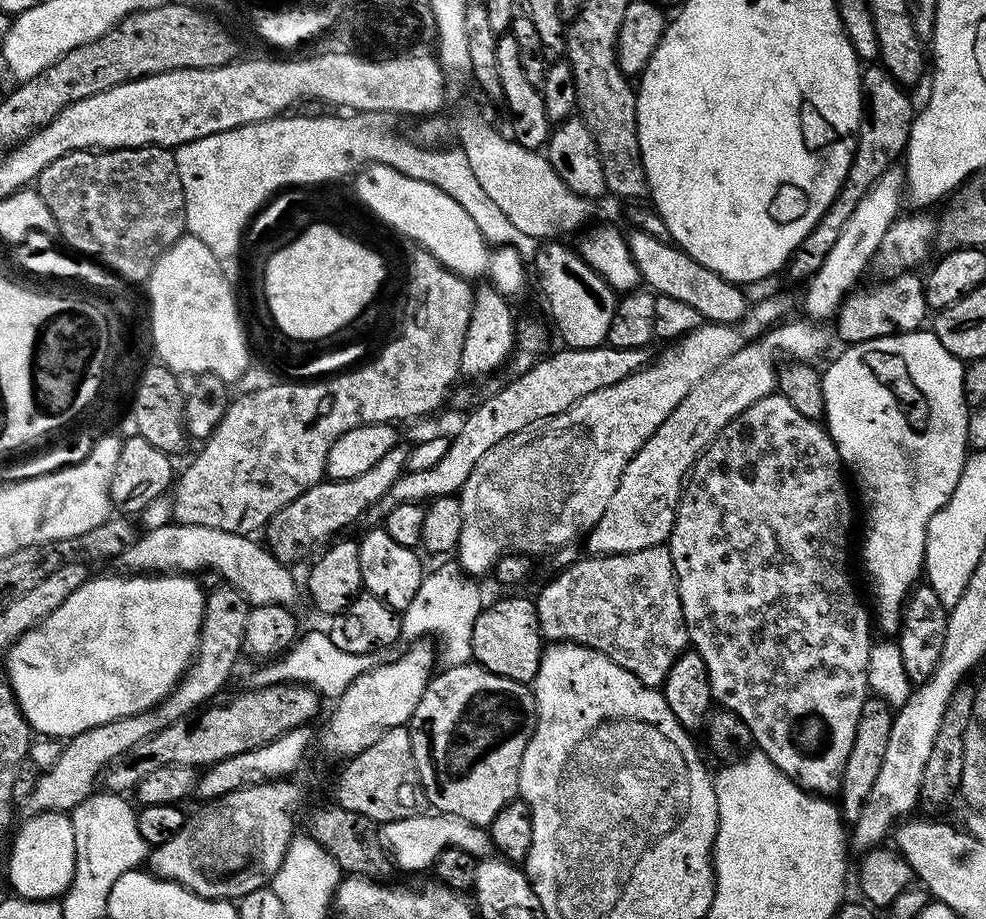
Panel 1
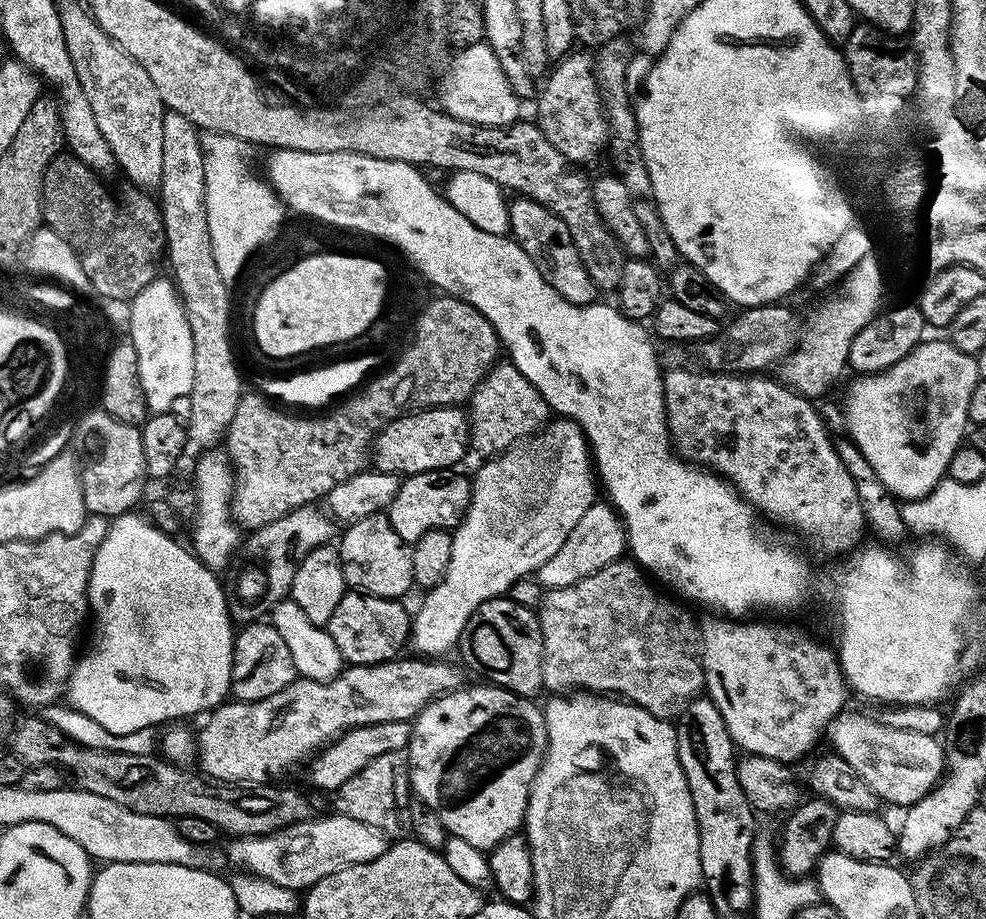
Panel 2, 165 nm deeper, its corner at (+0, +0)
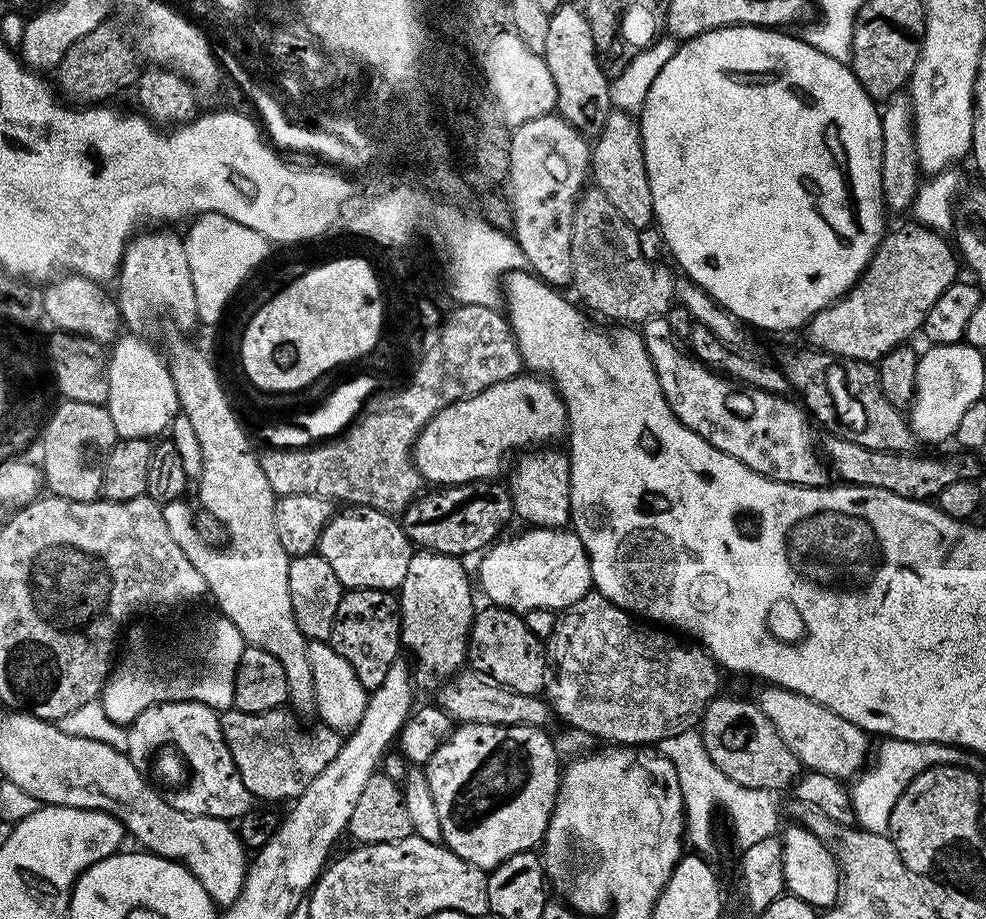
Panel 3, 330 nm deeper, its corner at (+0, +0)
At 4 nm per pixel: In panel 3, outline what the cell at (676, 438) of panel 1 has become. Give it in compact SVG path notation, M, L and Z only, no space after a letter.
M534 527L524 531L528 532L493 543L479 557L478 588L488 595L489 605L521 614L539 608L563 610L593 591L590 558L576 531Z

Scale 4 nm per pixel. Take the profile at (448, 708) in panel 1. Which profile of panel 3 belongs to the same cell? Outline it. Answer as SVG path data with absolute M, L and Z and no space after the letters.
M460 724L453 727L426 765L445 848L476 868L491 870L514 854L533 851L543 841L562 779L560 756L546 733L544 728L535 728L533 724Z

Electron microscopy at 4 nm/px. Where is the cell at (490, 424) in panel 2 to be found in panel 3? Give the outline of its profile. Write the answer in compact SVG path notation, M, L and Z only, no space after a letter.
M541 446L528 450L519 457L516 469L507 473L506 487L512 495L512 511L517 517L525 520L525 525L534 528L568 528L572 519L570 506L570 462L567 451L556 449L556 446Z

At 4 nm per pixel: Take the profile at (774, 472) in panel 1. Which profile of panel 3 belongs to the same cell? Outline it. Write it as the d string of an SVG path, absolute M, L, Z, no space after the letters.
M667 315L655 316L644 321L642 335L646 354L650 354L652 365L658 374L658 386L662 386L662 394L670 410L674 410L682 426L694 430L694 434L706 438L710 446L730 454L730 458L738 458L738 462L750 466L750 470L771 480L807 488L823 488L829 483L829 469L825 467L818 455L818 444L812 441L813 425L810 423L810 417L795 399L787 400L789 398L787 395L766 392L763 388L750 388L747 384L725 378L719 371L713 370L707 364L697 362L674 339Z

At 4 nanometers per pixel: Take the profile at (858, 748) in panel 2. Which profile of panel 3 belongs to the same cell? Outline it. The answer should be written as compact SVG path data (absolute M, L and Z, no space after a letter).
M775 685L763 688L765 689L756 697L756 702L774 723L779 737L800 760L805 769L830 774L836 779L848 780L855 777L865 767L869 757L869 733L854 726L841 715L834 714L821 703L806 698L805 695L786 691L785 688L777 688Z

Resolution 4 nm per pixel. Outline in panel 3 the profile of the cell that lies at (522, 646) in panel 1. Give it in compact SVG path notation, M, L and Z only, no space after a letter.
M484 606L472 617L467 663L482 674L490 674L490 678L498 678L502 686L510 686L510 690L531 696L545 691L546 677L550 672L545 645L530 634L523 615L495 606Z

